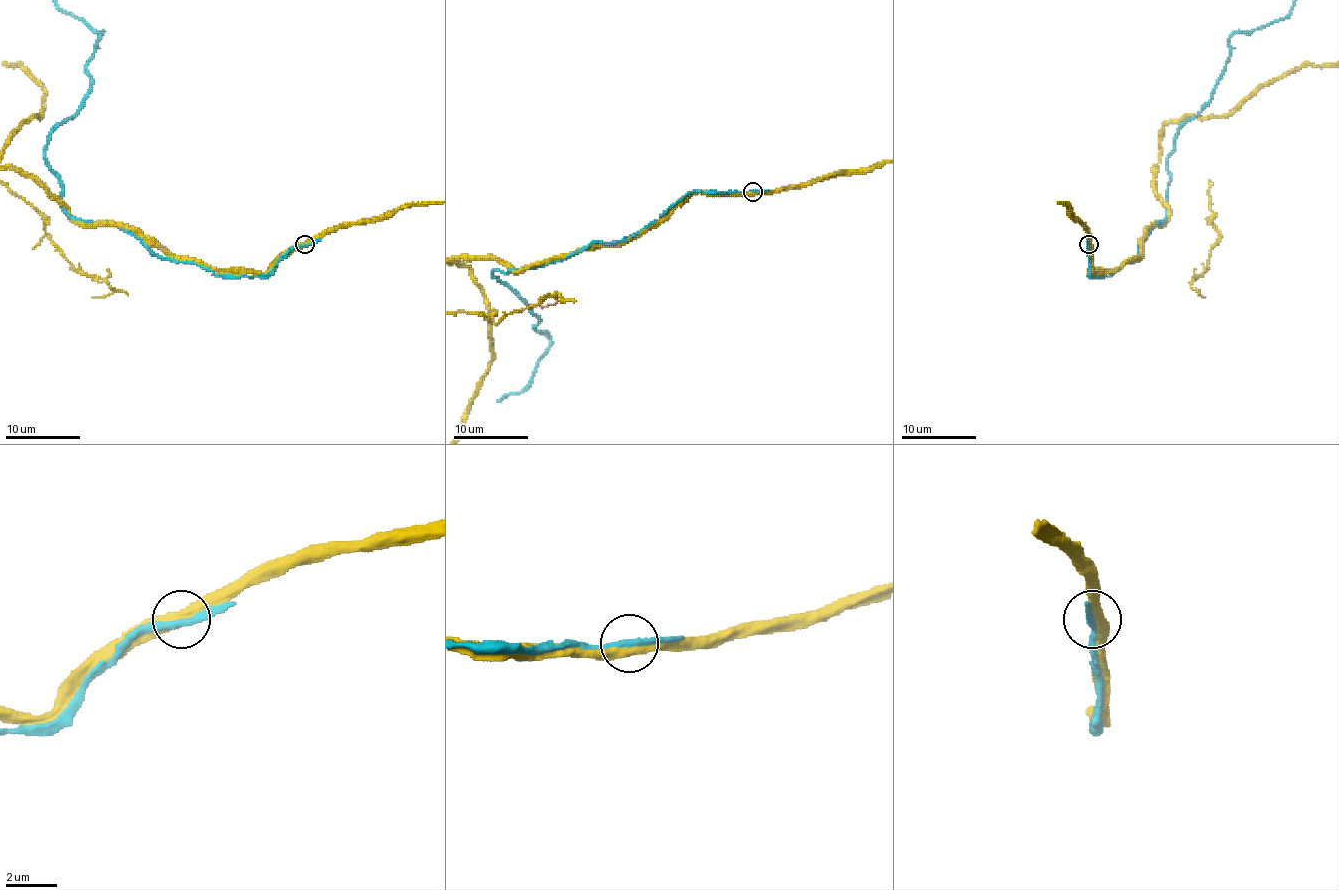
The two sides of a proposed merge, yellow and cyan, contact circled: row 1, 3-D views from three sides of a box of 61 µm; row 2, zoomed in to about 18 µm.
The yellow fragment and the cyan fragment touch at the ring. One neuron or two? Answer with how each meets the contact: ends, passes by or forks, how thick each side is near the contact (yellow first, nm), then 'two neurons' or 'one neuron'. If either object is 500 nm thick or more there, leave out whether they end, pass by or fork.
yellow passes by; cyan passes by; calibres 460 and 260 nm; two neurons

